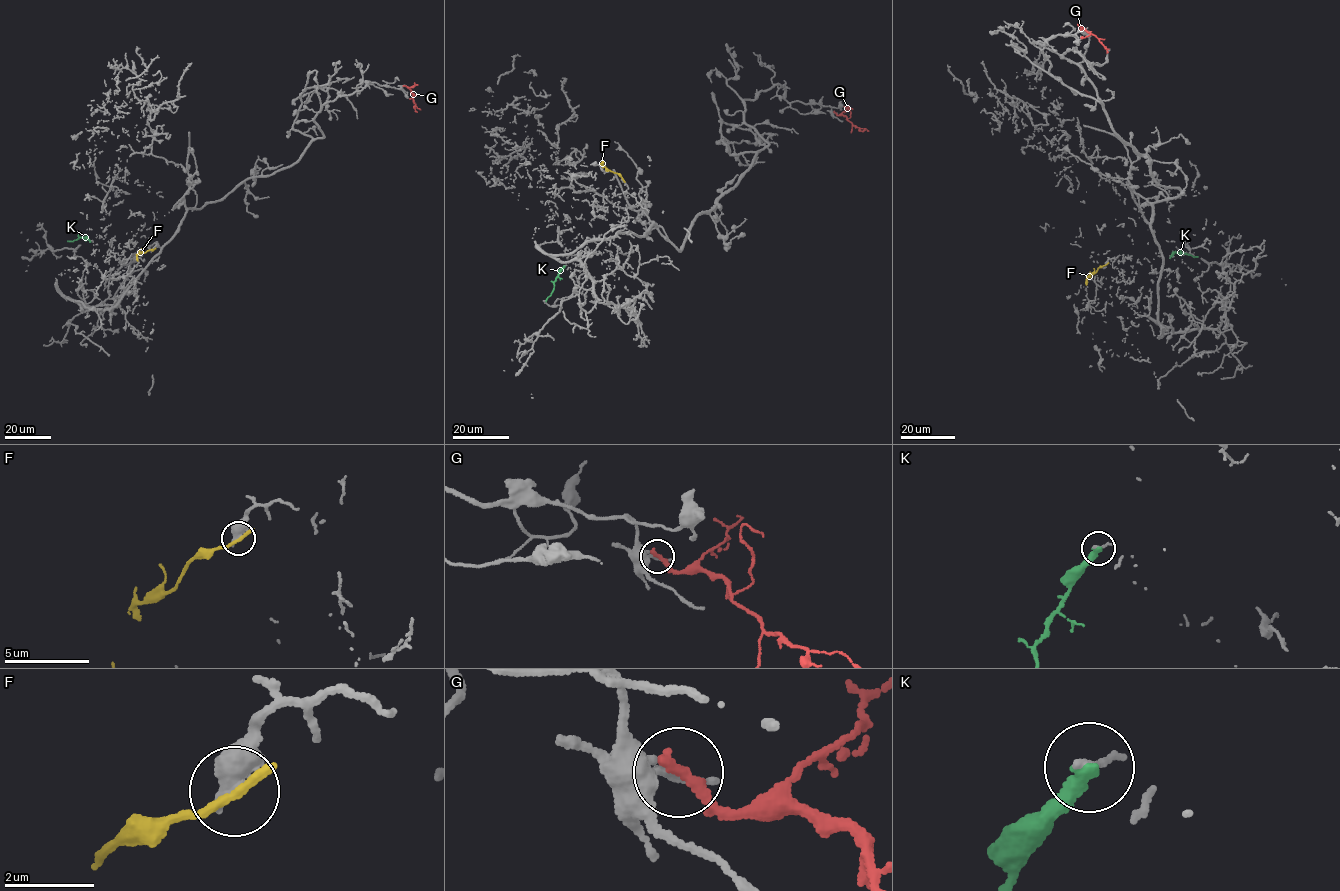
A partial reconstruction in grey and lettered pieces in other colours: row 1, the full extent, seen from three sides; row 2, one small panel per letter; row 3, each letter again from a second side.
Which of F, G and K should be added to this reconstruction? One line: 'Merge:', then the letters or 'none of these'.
Merge: G

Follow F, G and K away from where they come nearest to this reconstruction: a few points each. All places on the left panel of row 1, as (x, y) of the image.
F: (154, 249), (139, 253), (138, 261)
G: (404, 86), (409, 89), (415, 106), (421, 110)
K: (90, 242), (86, 237), (67, 241)

